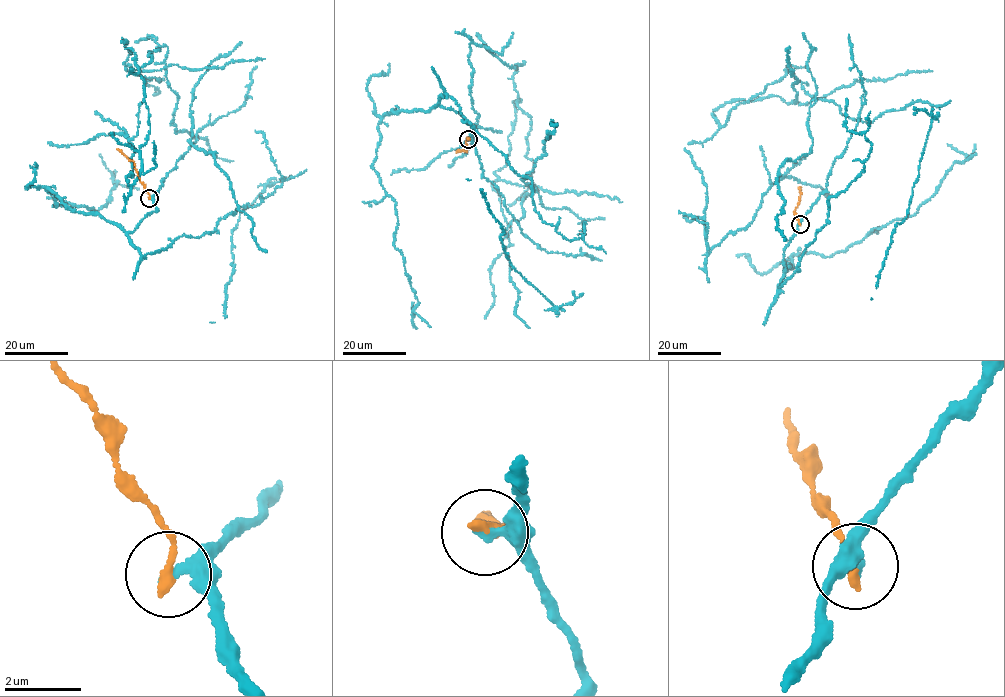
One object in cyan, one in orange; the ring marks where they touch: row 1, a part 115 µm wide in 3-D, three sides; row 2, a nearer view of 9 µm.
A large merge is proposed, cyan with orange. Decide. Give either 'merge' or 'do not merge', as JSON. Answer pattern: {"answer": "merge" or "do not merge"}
{"answer": "do not merge"}

